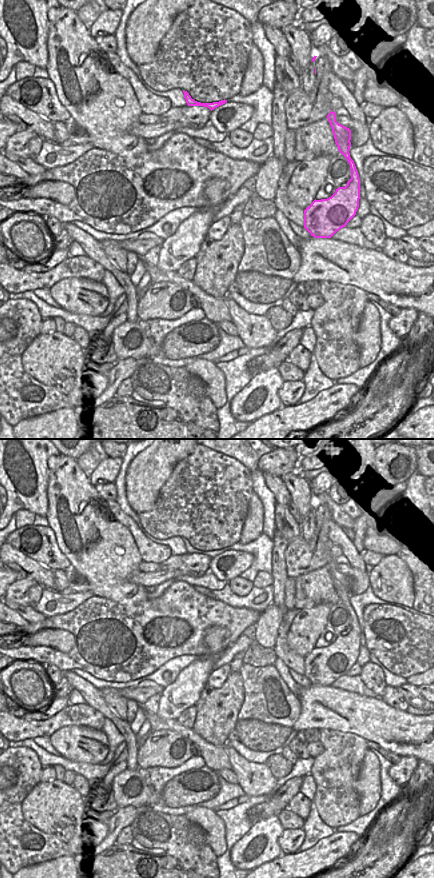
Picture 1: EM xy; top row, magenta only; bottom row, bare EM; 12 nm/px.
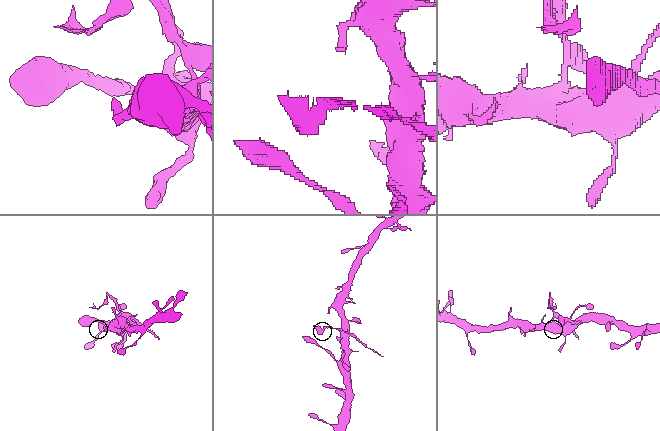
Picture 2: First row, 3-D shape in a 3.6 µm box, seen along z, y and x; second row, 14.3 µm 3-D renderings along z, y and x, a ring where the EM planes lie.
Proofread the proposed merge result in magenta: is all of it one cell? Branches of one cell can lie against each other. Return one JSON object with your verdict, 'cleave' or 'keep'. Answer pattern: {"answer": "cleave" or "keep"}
{"answer": "cleave"}

